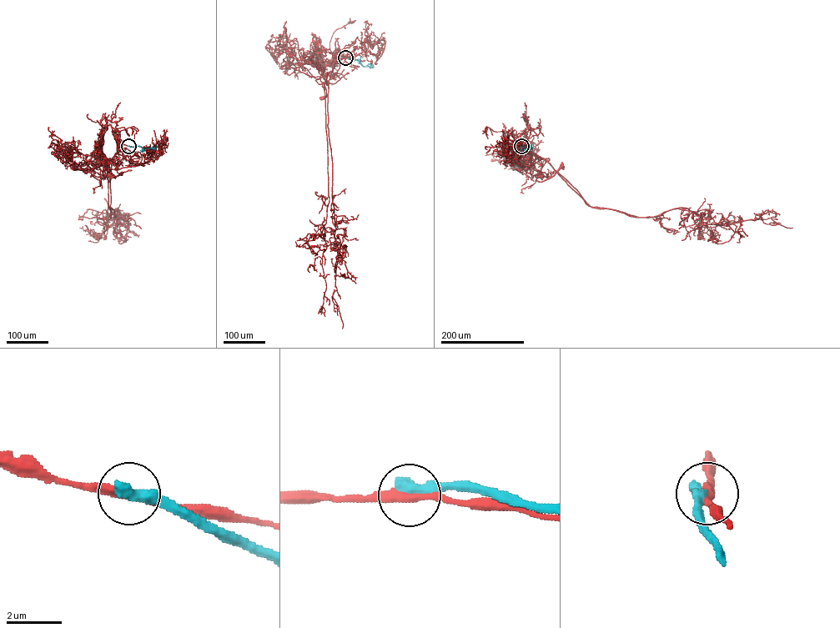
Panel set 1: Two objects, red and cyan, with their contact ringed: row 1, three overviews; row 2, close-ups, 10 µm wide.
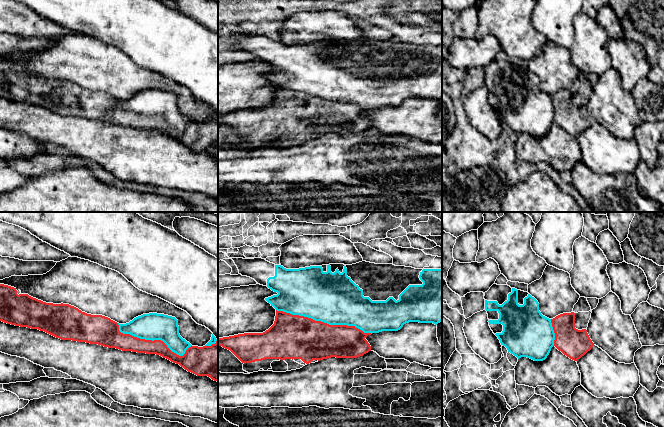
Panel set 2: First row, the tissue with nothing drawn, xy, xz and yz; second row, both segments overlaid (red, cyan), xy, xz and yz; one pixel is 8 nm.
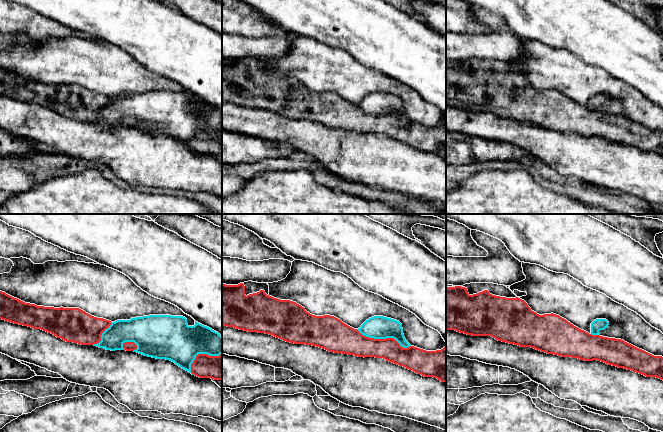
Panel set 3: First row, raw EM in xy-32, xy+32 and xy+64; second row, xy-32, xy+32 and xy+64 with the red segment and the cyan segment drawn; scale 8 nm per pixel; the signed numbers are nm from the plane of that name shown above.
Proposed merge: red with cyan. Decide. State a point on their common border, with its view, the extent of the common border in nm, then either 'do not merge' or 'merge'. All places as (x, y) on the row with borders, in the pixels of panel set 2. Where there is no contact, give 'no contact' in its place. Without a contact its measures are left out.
xz (323, 322) | 800 nm | do not merge

